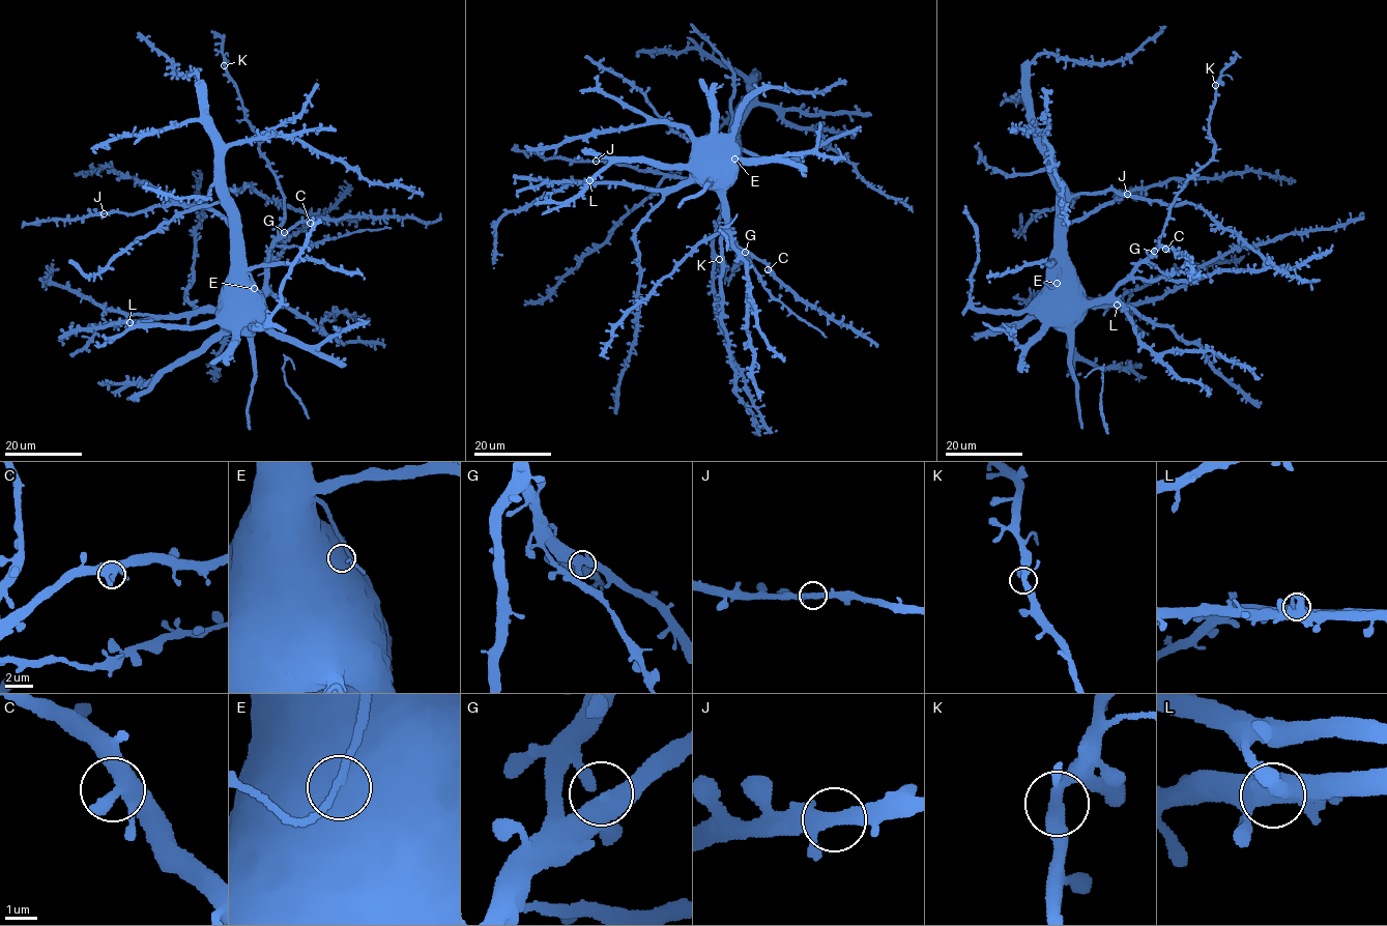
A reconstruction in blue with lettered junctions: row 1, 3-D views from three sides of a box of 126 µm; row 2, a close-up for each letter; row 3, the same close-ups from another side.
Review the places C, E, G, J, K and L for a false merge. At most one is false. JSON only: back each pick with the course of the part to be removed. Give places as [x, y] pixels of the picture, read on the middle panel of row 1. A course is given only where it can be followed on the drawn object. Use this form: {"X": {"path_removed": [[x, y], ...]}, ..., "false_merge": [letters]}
{"false_merge": []}

